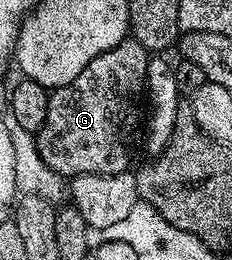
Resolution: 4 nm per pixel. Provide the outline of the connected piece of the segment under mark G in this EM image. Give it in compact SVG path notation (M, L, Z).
M128 38L113 46L113 50L105 50L105 54L93 58L73 82L50 93L49 114L35 138L37 150L49 170L64 178L74 178L81 174L121 174L132 167L131 139L135 136L135 127L141 124L139 103L142 105L145 100L148 59L147 48Z

